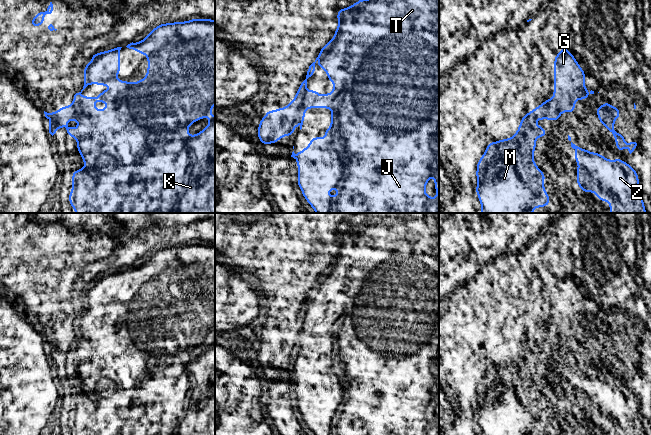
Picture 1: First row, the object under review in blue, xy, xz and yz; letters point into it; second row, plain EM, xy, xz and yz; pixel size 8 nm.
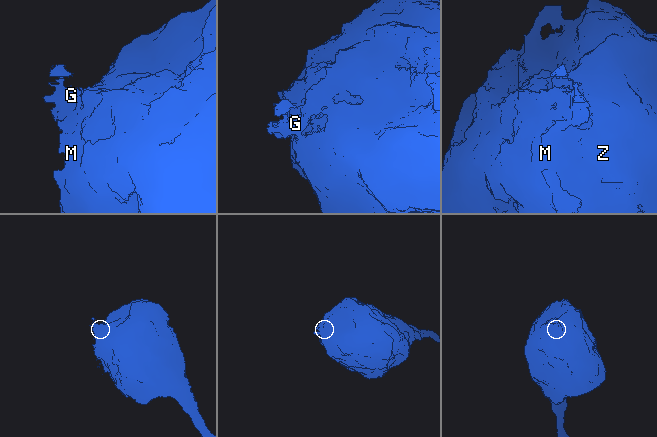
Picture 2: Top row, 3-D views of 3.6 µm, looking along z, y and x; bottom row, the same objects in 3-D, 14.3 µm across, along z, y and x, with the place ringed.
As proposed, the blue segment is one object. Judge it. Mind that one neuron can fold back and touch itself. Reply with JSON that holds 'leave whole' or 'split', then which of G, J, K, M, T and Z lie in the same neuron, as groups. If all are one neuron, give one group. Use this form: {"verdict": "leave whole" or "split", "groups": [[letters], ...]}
{"verdict": "leave whole", "groups": [["G", "J", "K", "M", "T", "Z"]]}

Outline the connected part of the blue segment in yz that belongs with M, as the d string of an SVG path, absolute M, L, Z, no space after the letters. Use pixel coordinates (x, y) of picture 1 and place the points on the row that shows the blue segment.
M564 44L554 60L554 97L545 100L542 105L522 117L519 129L512 138L490 142L477 163L478 185L475 191L482 206L481 213L532 213L535 207L550 204L550 198L543 186L545 174L535 165L533 158L535 138L548 134L541 125L536 127L535 122L537 118L559 121L562 111L574 113L576 99L585 100L590 94L594 94L592 90L587 92L585 76L586 73Z

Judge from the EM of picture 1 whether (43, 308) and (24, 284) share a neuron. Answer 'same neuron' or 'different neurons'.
same neuron

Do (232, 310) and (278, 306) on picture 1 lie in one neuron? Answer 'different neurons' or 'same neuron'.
different neurons

